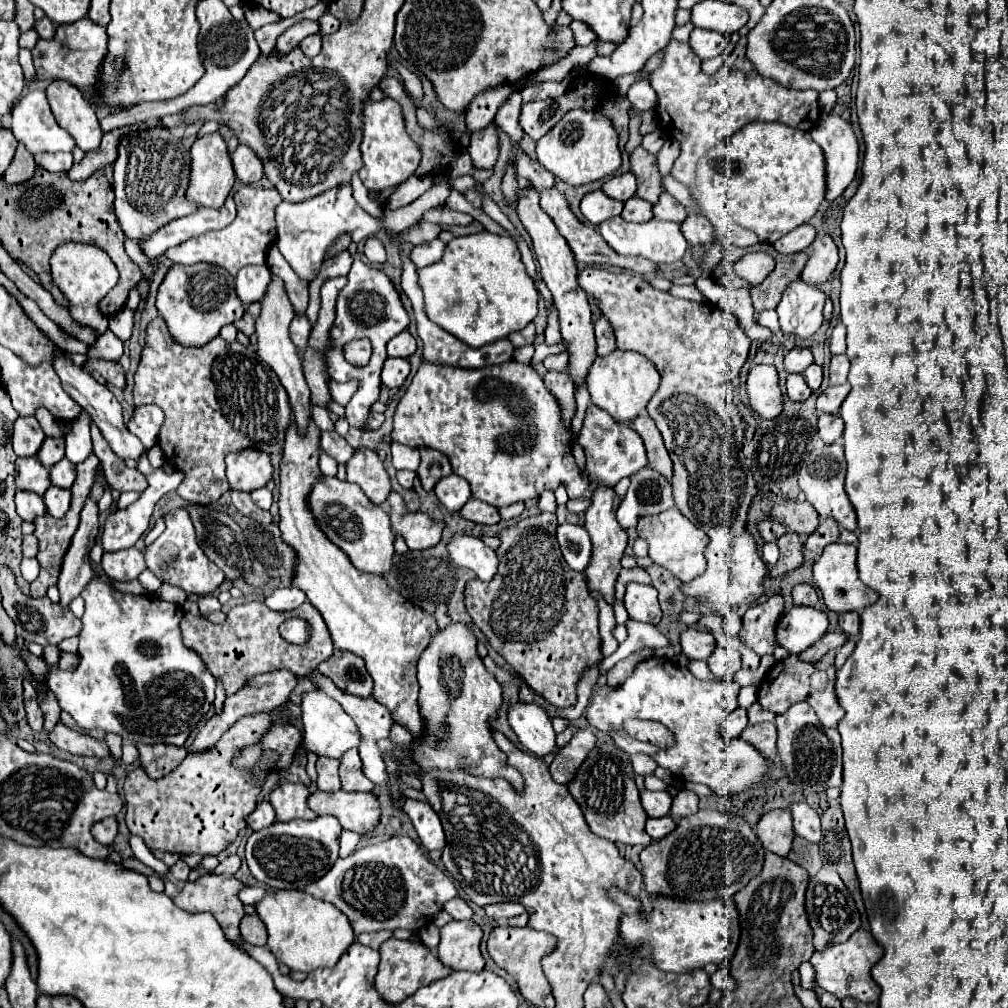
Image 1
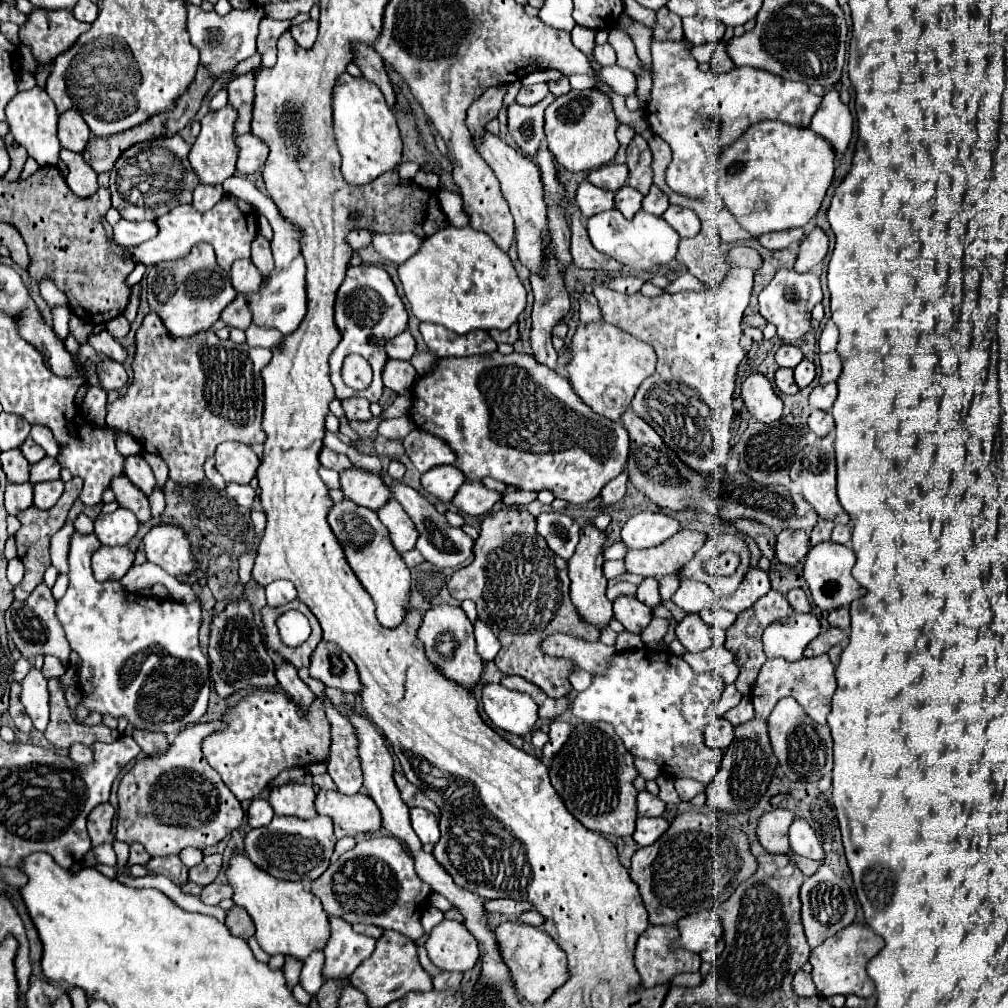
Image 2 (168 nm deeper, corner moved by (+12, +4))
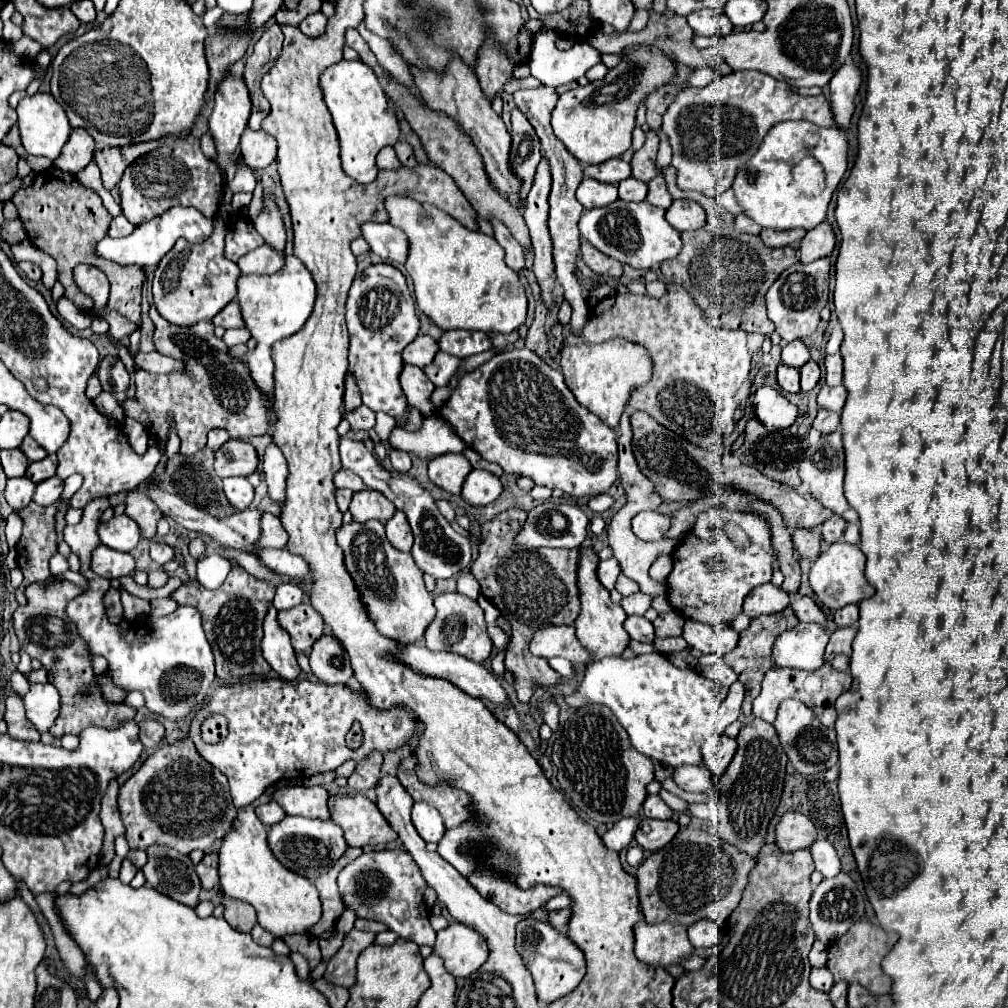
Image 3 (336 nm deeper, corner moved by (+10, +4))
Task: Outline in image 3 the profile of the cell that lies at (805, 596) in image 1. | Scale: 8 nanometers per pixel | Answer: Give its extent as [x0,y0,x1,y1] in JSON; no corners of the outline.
[791,596,825,626]

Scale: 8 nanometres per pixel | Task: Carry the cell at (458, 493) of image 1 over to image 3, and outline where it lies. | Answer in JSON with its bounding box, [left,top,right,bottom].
[429,454,471,494]

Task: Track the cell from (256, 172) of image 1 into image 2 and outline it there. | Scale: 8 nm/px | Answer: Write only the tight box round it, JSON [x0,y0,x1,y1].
[235,134,269,176]

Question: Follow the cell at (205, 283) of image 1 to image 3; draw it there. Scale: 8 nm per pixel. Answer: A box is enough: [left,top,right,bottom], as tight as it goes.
[153,218,241,326]

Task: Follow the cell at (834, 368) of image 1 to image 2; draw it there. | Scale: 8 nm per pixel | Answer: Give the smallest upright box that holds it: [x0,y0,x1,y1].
[820,352,841,386]

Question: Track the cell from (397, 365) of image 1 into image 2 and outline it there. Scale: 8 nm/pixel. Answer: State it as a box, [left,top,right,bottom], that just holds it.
[383,360,417,396]

